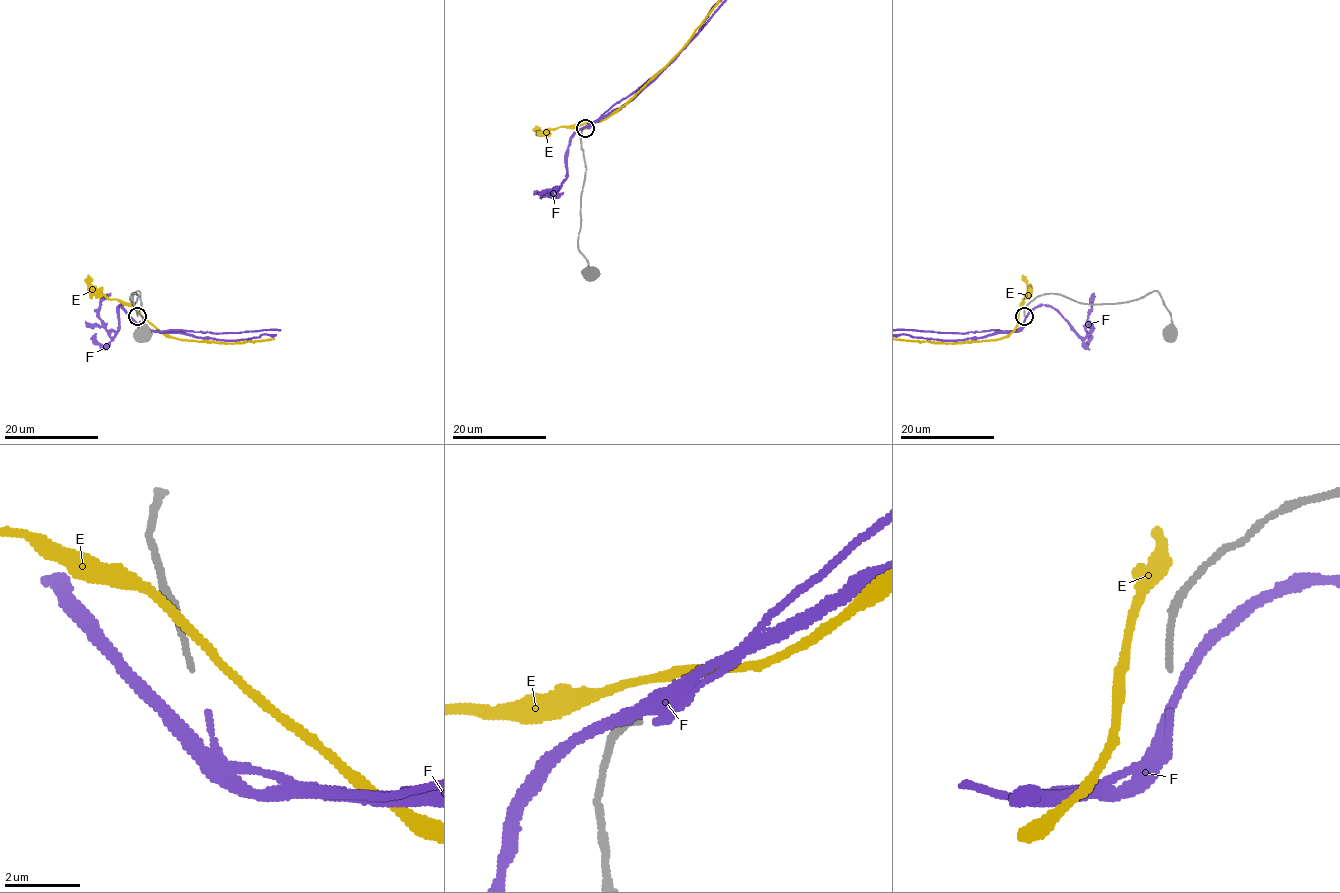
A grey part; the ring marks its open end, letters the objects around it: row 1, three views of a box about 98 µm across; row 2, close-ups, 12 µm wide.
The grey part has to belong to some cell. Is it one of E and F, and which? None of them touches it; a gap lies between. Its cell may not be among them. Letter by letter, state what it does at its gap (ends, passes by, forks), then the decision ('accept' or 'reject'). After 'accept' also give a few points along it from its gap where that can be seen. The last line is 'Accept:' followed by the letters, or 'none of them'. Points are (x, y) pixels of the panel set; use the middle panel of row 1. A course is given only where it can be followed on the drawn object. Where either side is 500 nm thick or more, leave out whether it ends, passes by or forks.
E: it passes by; reject
F: it passes by; accept
Accept: F

